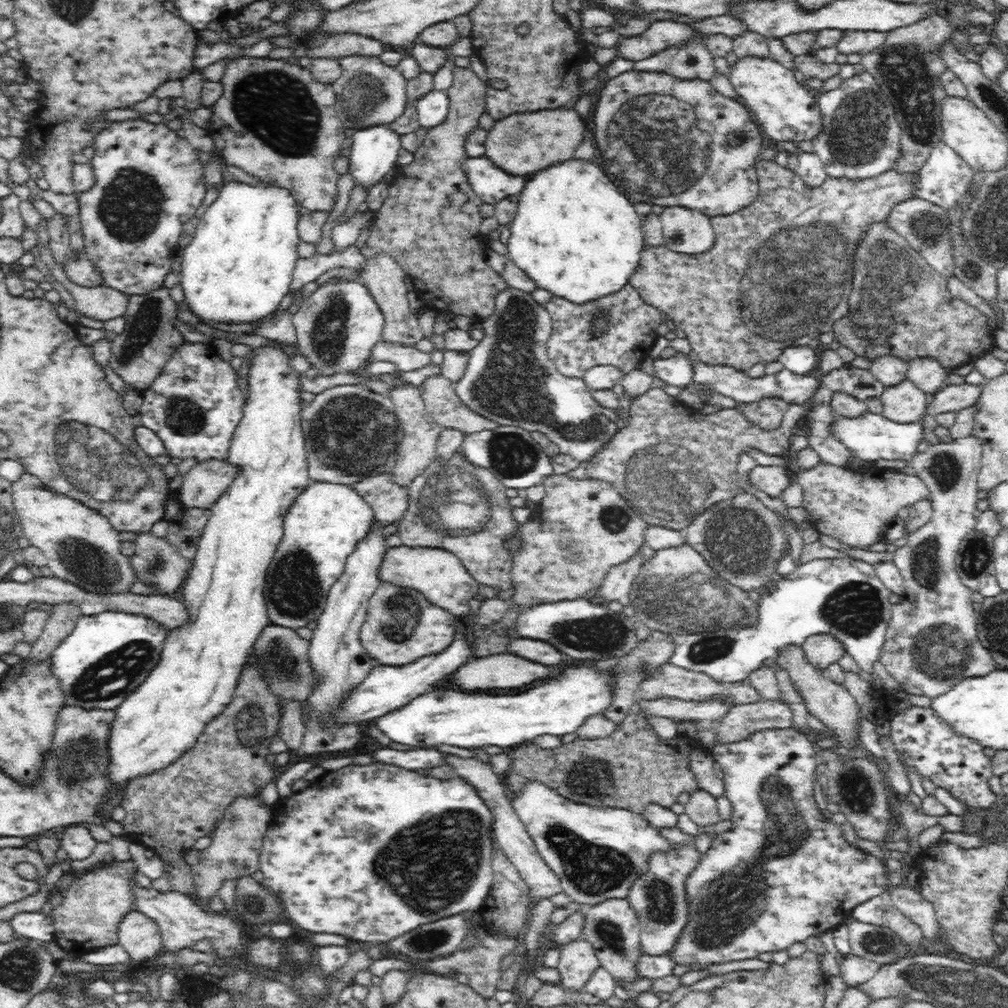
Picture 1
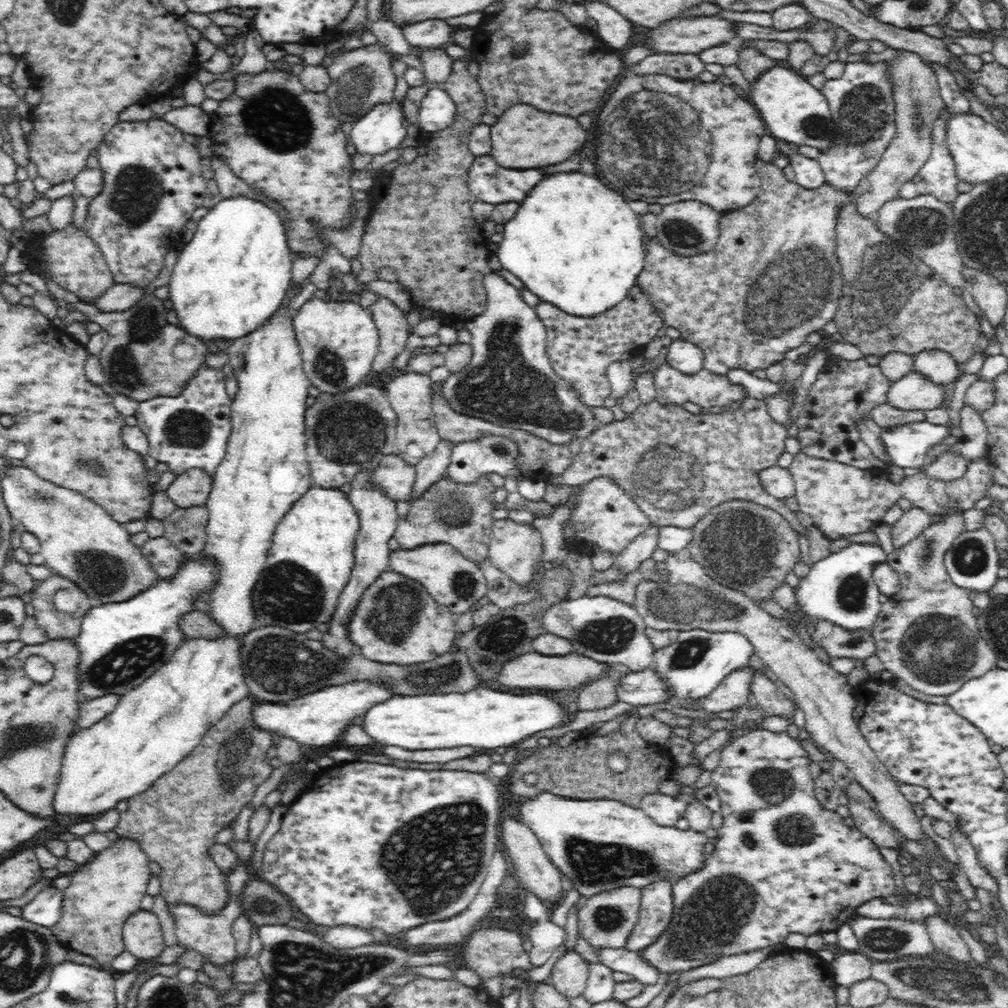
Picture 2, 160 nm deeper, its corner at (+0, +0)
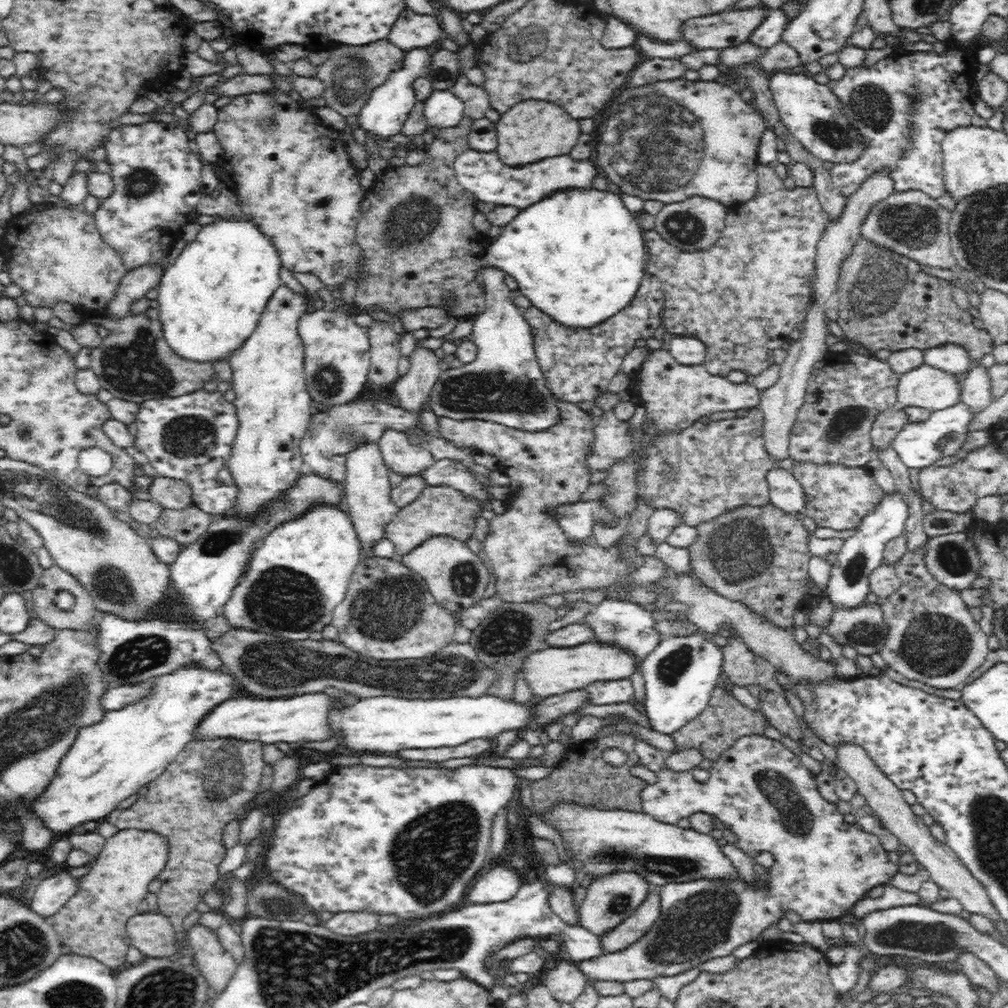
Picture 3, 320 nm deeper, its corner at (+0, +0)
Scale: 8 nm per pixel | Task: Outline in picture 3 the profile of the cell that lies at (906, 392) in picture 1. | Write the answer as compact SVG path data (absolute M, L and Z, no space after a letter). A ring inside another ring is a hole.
M923 364L898 377L897 402L893 409L913 407L934 413L960 403L959 376Z

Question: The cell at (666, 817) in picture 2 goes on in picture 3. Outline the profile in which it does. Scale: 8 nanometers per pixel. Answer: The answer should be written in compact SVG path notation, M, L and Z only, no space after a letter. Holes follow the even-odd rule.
M742 736L712 764L709 772L710 779L702 785L692 778L691 772L677 772L666 766L658 770L656 783L648 784L641 793L643 812L660 823L672 825L696 812L717 817L730 832L734 832L734 846L750 860L762 852L770 852L774 856L774 865L768 869L768 880L760 874L756 882L746 882L740 876L719 877L718 880L703 877L658 888L662 901L661 918L630 948L578 963L588 978L630 982L638 978L676 976L710 959L730 956L736 948L748 942L761 941L764 930L780 924L788 914L796 914L807 923L846 918L852 913L853 906L866 898L872 888L891 884L894 876L899 874L898 866L886 856L887 850L884 850L879 837L844 822L835 805L823 800L818 793L815 776L780 740L766 736Z

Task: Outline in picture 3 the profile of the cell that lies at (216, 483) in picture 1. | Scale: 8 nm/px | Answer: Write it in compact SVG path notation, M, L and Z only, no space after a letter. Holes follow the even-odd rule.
M154 477L152 484L144 491L151 500L161 504L166 510L182 510L194 506L194 489L184 479Z

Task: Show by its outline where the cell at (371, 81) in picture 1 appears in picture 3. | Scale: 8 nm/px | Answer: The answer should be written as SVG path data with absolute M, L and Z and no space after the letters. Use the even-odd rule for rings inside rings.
M380 39L366 46L337 45L332 57L317 66L317 77L324 83L321 102L344 117L356 116L369 99L372 90L388 80L388 76L400 64L405 54L405 50L388 39Z

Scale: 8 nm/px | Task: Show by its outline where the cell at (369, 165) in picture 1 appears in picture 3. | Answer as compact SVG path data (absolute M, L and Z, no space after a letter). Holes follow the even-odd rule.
M429 47L406 51L400 64L388 76L388 80L382 86L372 90L369 99L356 115L356 126L362 128L365 134L382 138L382 140L388 140L388 138L400 134L402 126L407 122L408 113L412 110L416 100L412 81L417 76L426 76L430 60L432 60L432 52L430 52Z

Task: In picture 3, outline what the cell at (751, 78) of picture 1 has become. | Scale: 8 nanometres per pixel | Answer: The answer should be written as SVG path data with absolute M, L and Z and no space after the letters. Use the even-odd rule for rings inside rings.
M776 70L769 76L769 89L785 130L814 156L822 161L843 163L858 158L864 150L864 140L859 139L858 133L843 115L839 99L826 85L814 81L812 76Z

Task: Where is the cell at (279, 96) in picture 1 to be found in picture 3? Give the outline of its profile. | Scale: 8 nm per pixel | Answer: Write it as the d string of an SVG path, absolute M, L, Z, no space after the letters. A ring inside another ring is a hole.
M270 87L269 89L260 92L246 93L245 95L235 96L226 104L217 109L217 119L213 128L213 133L220 141L223 154L221 162L234 179L237 192L237 200L241 204L242 212L252 217L255 221L261 224L261 229L266 235L272 237L274 245L278 247L281 254L283 266L288 269L292 274L316 274L325 283L325 287L332 291L334 289L342 289L346 279L358 278L358 265L359 265L359 246L355 242L355 232L357 229L358 221L362 218L362 199L367 196L367 193L362 189L359 183L359 171L353 164L346 145L338 130L326 130L320 119L314 116L312 110L308 110L306 106L302 106L300 102L291 98L290 95L278 88Z

